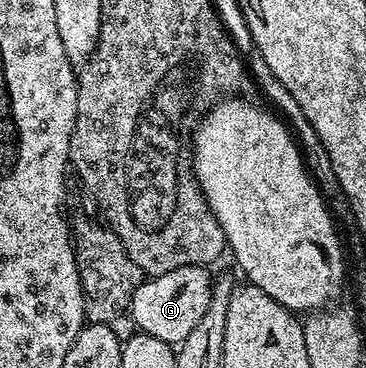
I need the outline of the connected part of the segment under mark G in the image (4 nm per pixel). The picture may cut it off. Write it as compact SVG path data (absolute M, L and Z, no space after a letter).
M200 265L182 266L176 271L143 280L131 296L129 307L135 330L175 347L181 345L184 339L188 339L192 327L200 323L204 311L208 311L212 288L212 273L209 272L209 268Z

